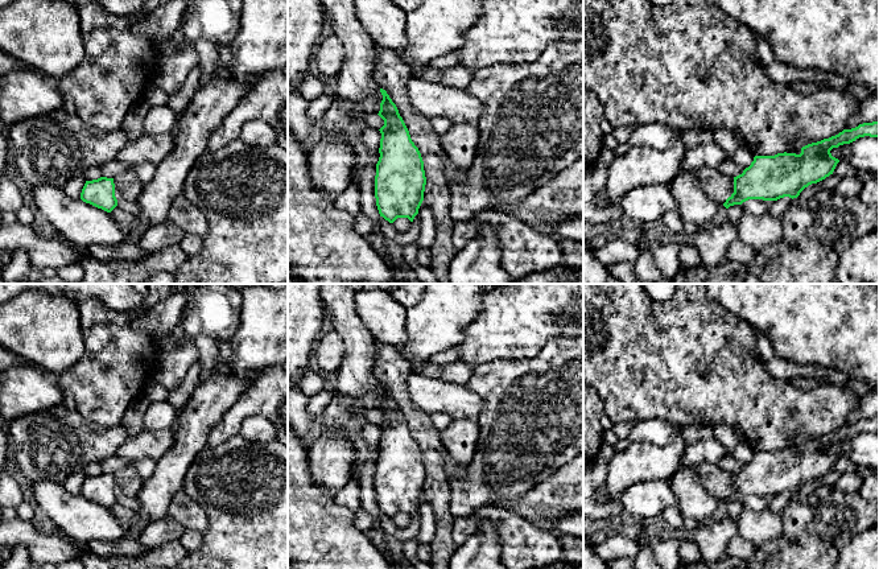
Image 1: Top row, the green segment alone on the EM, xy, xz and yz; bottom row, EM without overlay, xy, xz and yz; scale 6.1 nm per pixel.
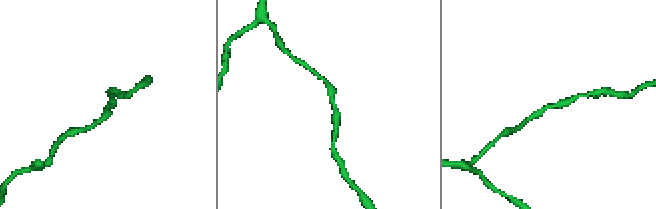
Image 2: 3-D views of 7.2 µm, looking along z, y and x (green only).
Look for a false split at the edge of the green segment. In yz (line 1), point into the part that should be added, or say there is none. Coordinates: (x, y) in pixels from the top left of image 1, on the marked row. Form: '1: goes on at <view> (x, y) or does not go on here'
1: does not go on here

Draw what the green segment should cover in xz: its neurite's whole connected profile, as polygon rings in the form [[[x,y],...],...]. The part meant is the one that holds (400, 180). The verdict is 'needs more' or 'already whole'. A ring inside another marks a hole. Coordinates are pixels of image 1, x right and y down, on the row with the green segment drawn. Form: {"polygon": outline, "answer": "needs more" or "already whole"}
{"polygon": [[[380,88],[383,100],[379,116],[384,125],[379,161],[375,176],[375,198],[380,217],[389,223],[397,218],[413,222],[424,201],[426,177],[418,148],[385,90]]], "answer": "already whole"}

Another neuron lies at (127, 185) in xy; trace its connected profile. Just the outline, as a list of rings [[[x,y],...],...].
[[[128,169],[114,177],[116,199],[135,201],[141,191],[141,182],[135,169]]]

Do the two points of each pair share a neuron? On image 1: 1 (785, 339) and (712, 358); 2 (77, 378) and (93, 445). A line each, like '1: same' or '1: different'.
1: different
2: different

